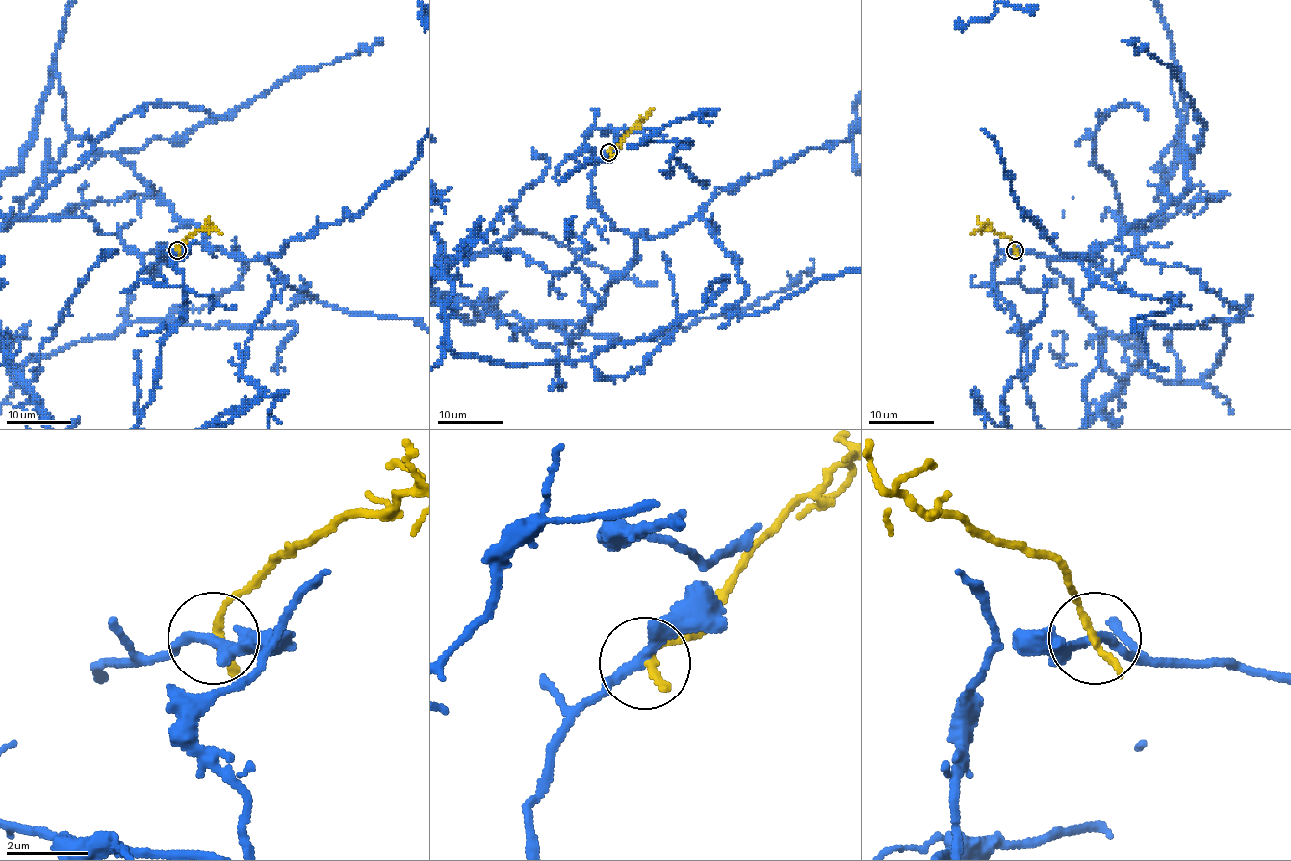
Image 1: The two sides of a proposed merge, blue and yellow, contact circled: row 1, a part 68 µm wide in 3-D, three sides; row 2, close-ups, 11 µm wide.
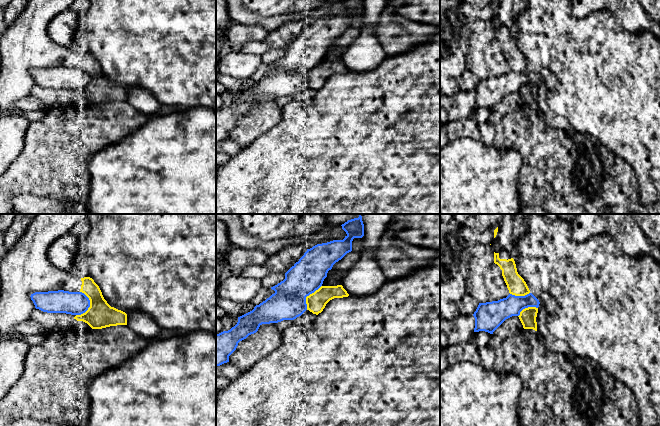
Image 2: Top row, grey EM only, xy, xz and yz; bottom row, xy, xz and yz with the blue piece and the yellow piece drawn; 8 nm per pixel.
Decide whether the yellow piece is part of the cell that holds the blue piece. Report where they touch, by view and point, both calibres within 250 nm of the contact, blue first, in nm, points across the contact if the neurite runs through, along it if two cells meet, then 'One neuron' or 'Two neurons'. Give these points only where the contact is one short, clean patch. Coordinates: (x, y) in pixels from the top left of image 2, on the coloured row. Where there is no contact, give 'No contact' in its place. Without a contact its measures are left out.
Touches blue at xy (89, 305). Thickness 190 nm (blue) against 220 nm. Two neurons

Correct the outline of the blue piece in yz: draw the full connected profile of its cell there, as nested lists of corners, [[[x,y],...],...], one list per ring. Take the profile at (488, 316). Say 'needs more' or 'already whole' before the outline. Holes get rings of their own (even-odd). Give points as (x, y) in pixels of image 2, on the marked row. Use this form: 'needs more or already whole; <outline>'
already whole; [[[529,293],[525,296],[509,294],[498,301],[479,303],[473,316],[475,318],[474,332],[485,331],[490,334],[508,318],[519,316],[528,307],[539,307],[539,300]]]

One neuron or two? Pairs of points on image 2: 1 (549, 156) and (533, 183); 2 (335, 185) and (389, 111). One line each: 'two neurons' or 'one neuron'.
1: one neuron
2: one neuron

